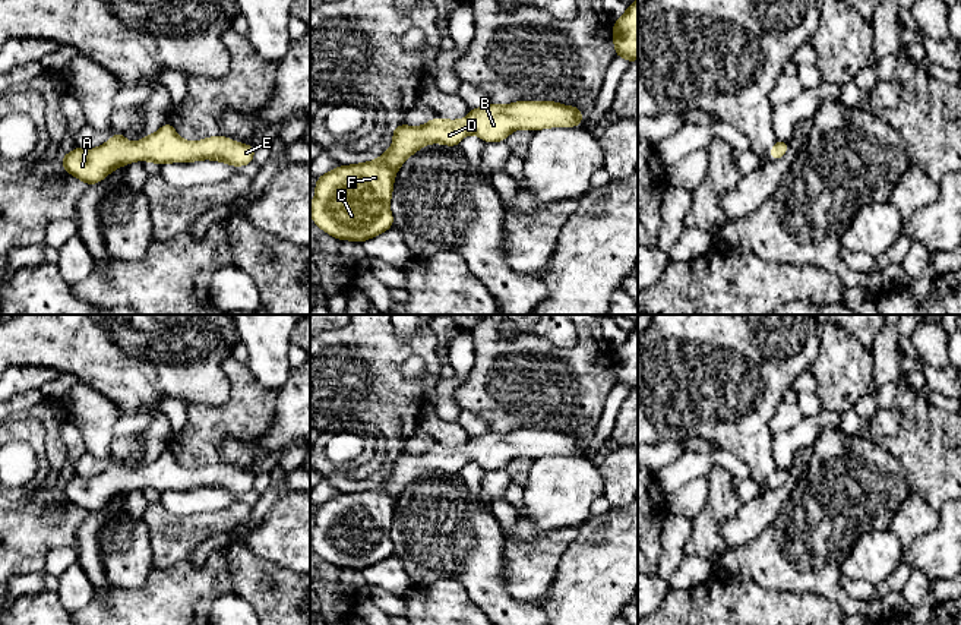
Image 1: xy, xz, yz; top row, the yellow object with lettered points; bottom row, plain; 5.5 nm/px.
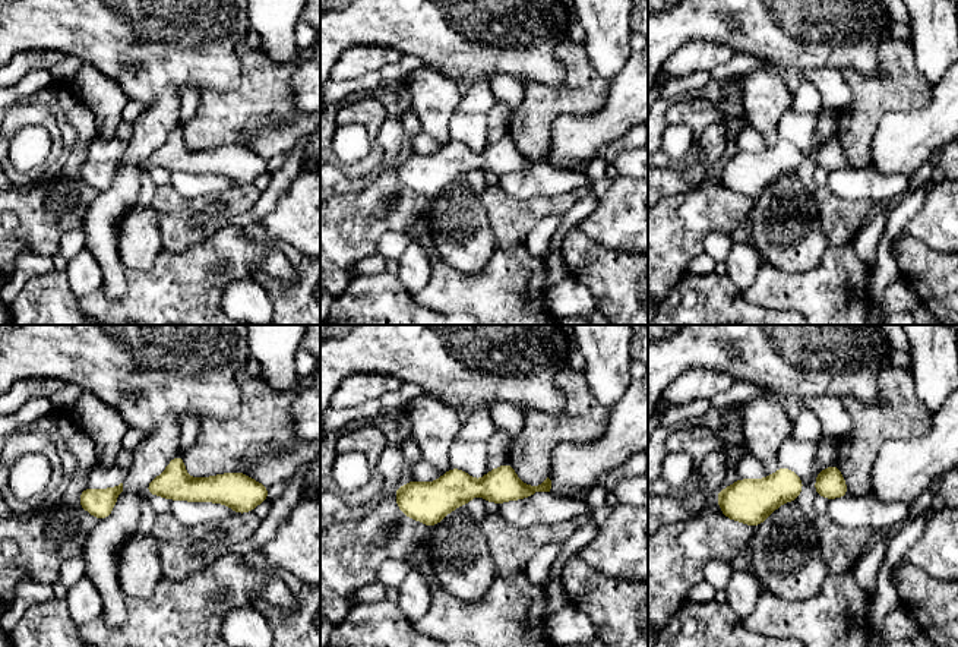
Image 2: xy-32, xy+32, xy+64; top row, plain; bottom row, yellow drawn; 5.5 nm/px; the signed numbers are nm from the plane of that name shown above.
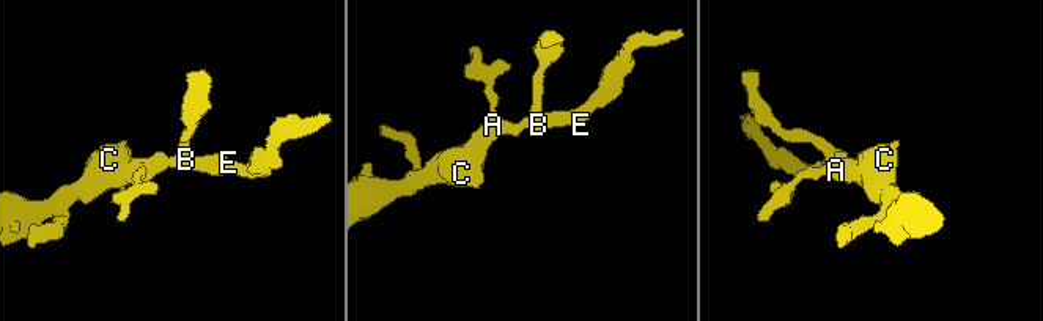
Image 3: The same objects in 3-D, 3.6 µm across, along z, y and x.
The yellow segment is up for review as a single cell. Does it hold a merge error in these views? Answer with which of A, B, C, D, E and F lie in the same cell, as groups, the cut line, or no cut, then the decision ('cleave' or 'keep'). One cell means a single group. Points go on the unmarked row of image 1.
A B C D E F | no cut | keep

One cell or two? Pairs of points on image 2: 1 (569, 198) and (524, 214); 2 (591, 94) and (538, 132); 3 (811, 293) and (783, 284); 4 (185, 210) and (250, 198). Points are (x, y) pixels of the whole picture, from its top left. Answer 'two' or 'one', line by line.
1: one
2: one
3: one
4: one

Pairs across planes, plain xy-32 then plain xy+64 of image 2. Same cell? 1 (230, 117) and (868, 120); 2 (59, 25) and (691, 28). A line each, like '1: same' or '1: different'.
1: same
2: same

